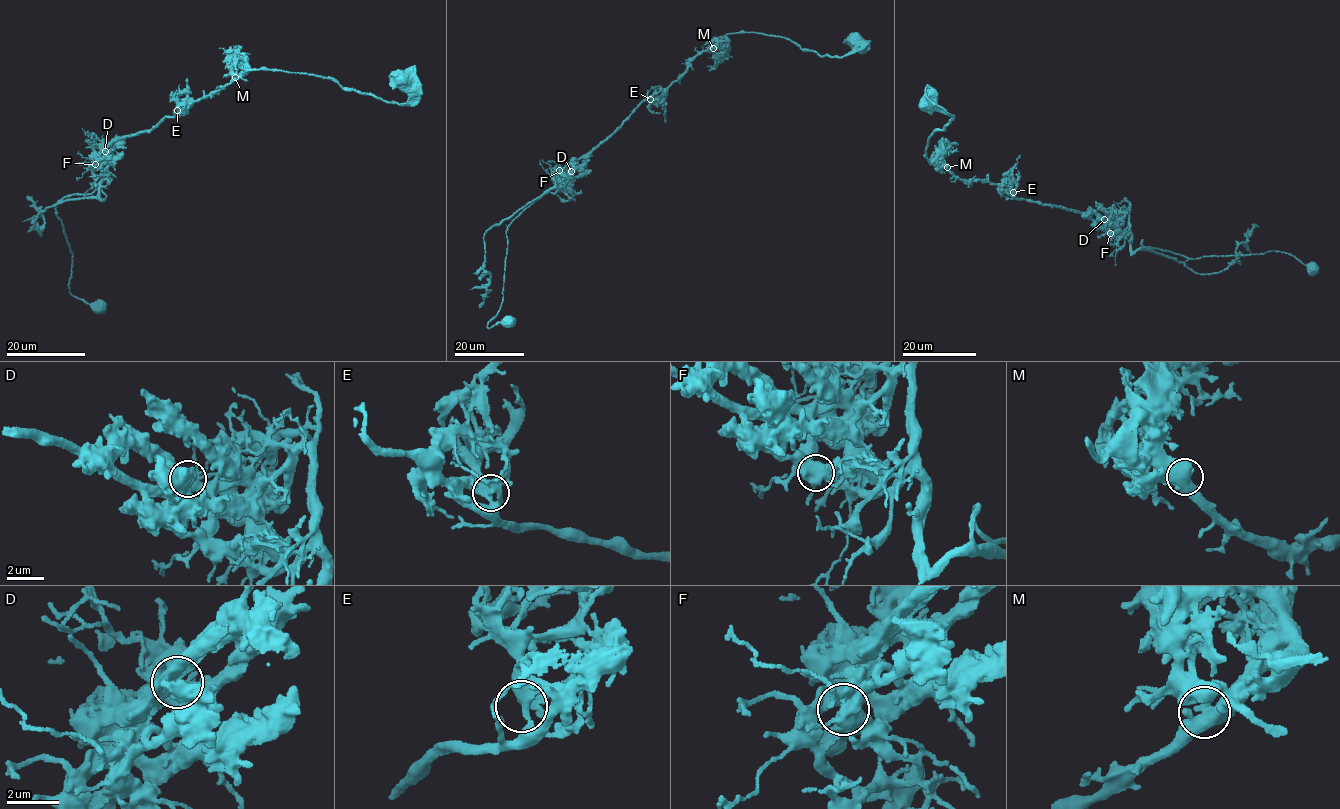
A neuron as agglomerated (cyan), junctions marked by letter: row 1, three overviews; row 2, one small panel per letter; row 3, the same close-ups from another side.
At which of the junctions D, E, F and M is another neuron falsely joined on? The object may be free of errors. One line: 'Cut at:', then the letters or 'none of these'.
Cut at: F

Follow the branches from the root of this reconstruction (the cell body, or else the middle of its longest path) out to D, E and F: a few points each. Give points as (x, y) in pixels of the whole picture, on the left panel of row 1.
D: (402, 78), (410, 95), (403, 104), (317, 76), (247, 70), (105, 151)
E: (402, 78), (410, 95), (403, 104), (344, 90), (317, 76), (247, 70), (212, 96), (177, 110)
F: (402, 78), (410, 95), (403, 104), (344, 90), (317, 76), (247, 70), (150, 131), (114, 140), (96, 164)

